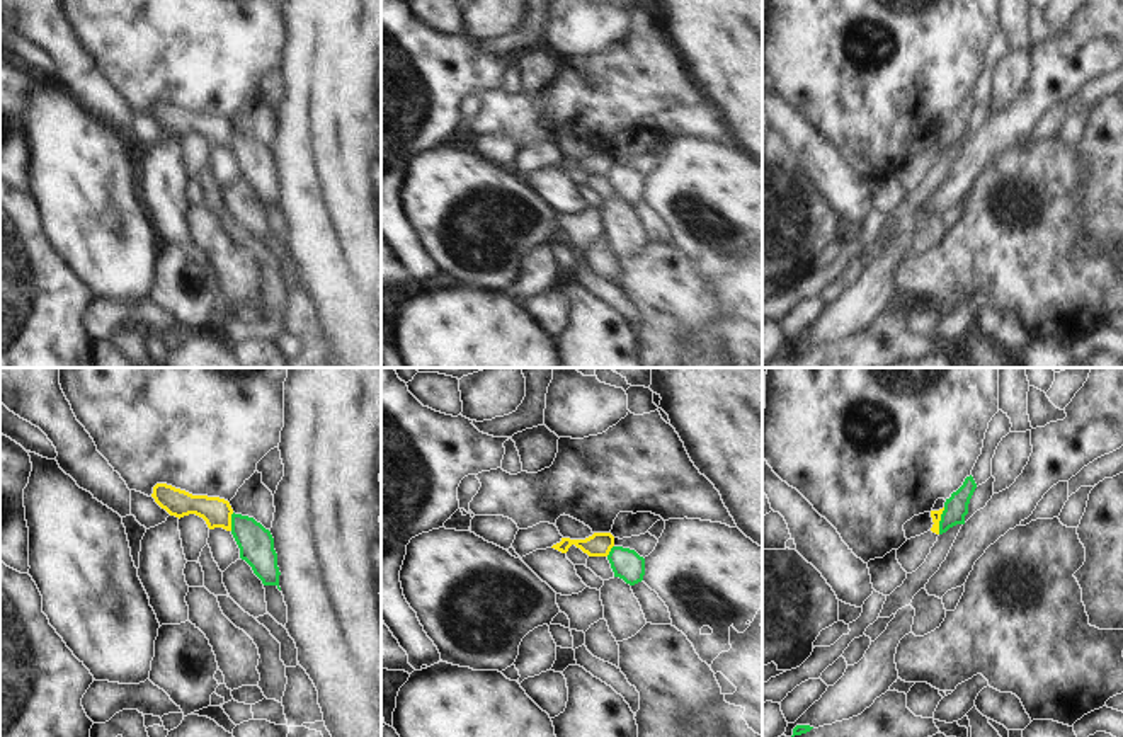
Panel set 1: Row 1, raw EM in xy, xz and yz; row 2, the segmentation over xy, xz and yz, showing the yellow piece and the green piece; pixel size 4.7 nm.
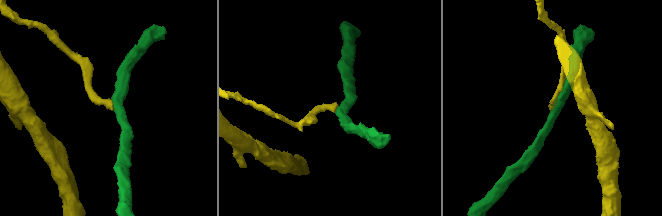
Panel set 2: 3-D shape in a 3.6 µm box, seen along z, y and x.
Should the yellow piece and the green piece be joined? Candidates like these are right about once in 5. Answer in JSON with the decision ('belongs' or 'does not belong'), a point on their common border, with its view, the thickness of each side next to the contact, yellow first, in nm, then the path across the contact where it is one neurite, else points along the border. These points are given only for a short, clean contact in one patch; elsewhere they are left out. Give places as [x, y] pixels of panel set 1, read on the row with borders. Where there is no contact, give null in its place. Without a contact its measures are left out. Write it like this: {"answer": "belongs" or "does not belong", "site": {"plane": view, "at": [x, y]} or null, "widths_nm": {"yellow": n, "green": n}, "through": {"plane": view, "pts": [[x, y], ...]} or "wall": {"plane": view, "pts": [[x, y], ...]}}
{"answer": "does not belong", "site": {"plane": "yz", "at": [940, 519]}, "widths_nm": {"yellow": 50, "green": 110}, "wall": {"plane": "yz", "pts": [[945, 508], [938, 533]]}}

